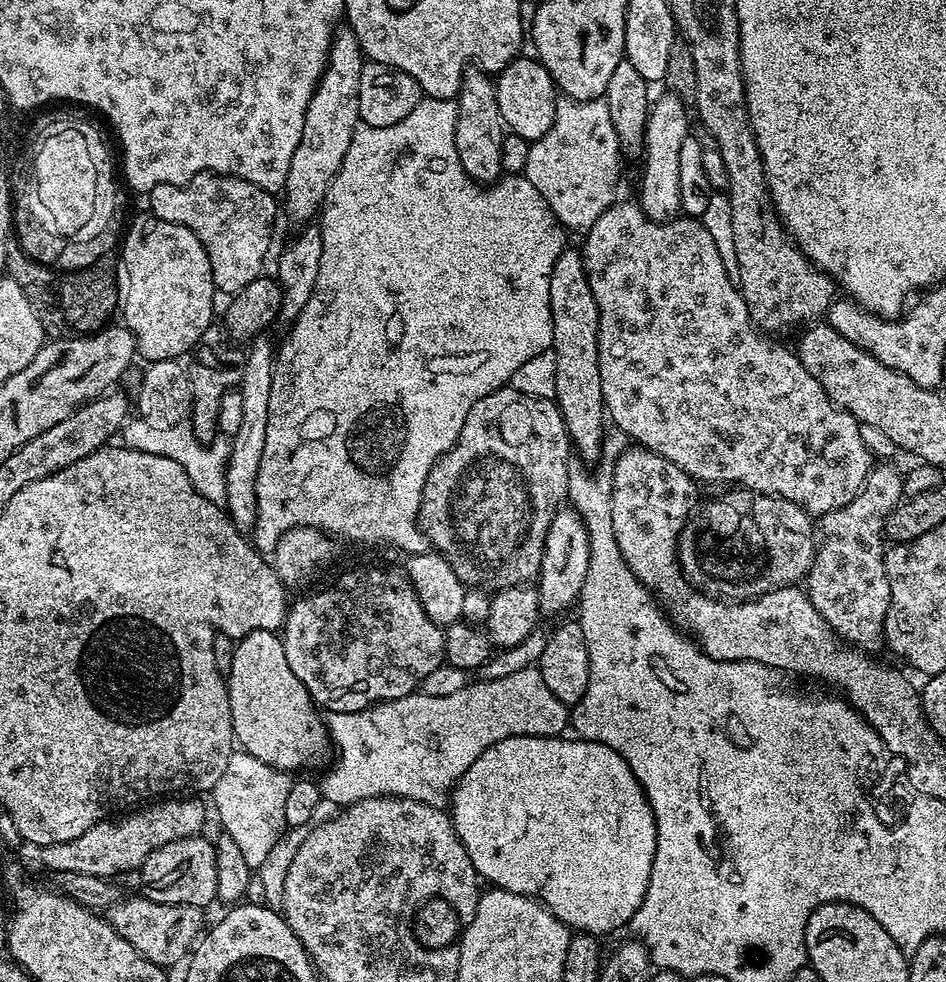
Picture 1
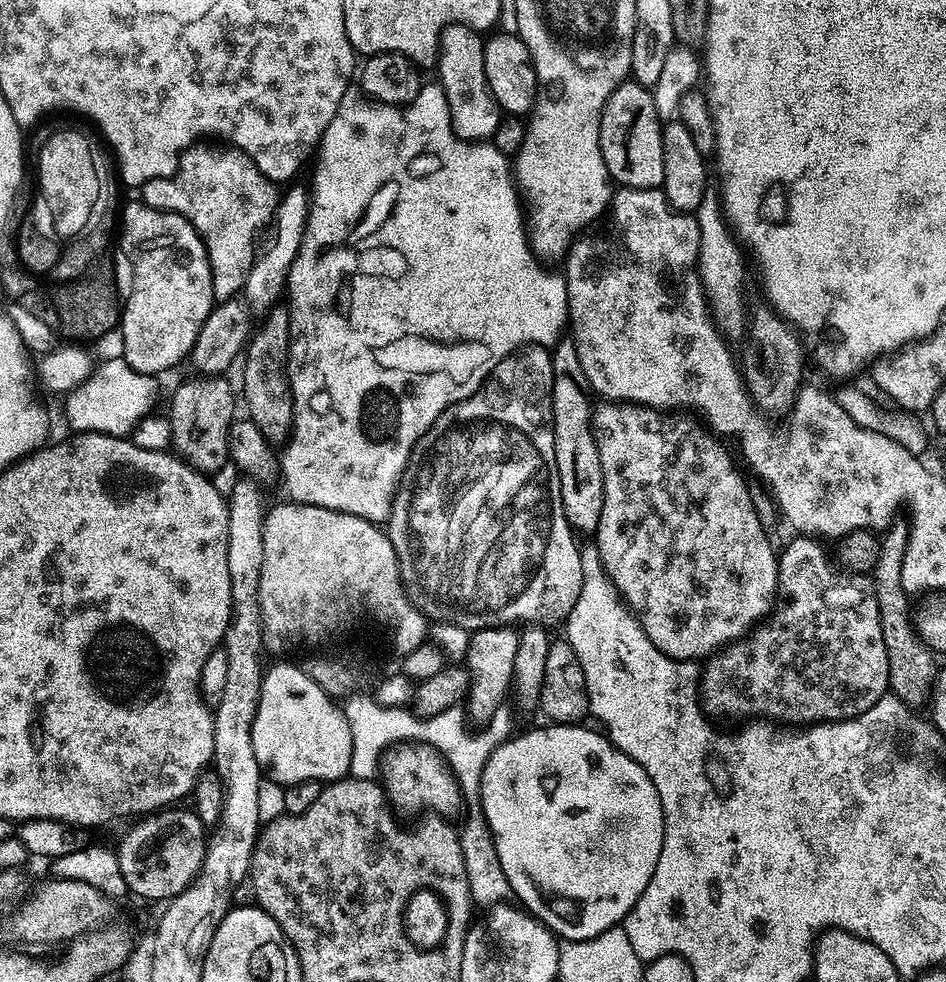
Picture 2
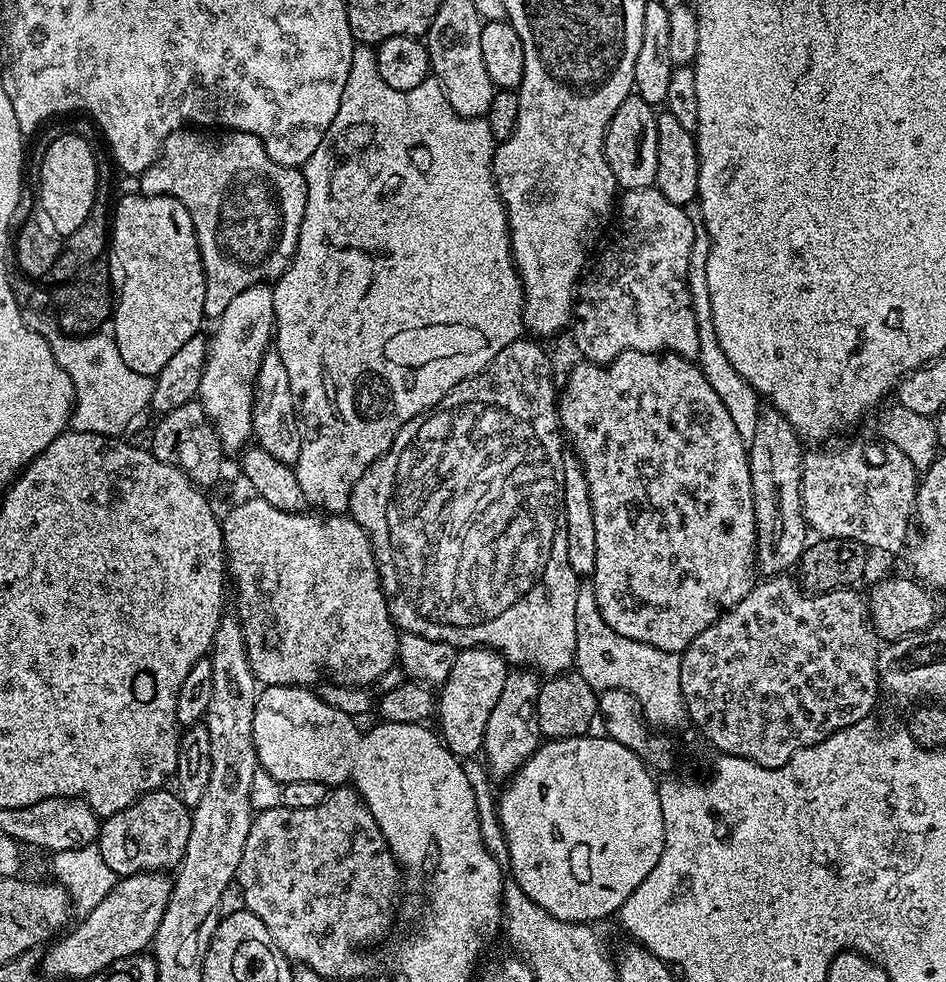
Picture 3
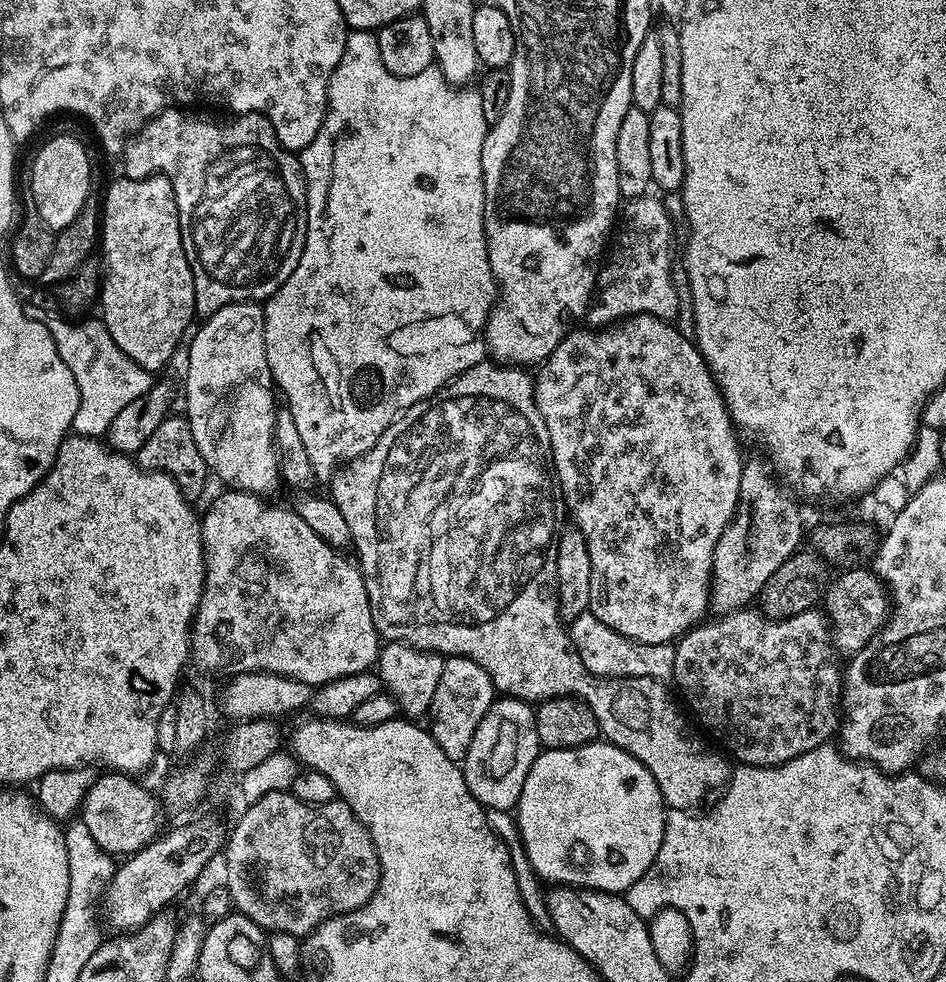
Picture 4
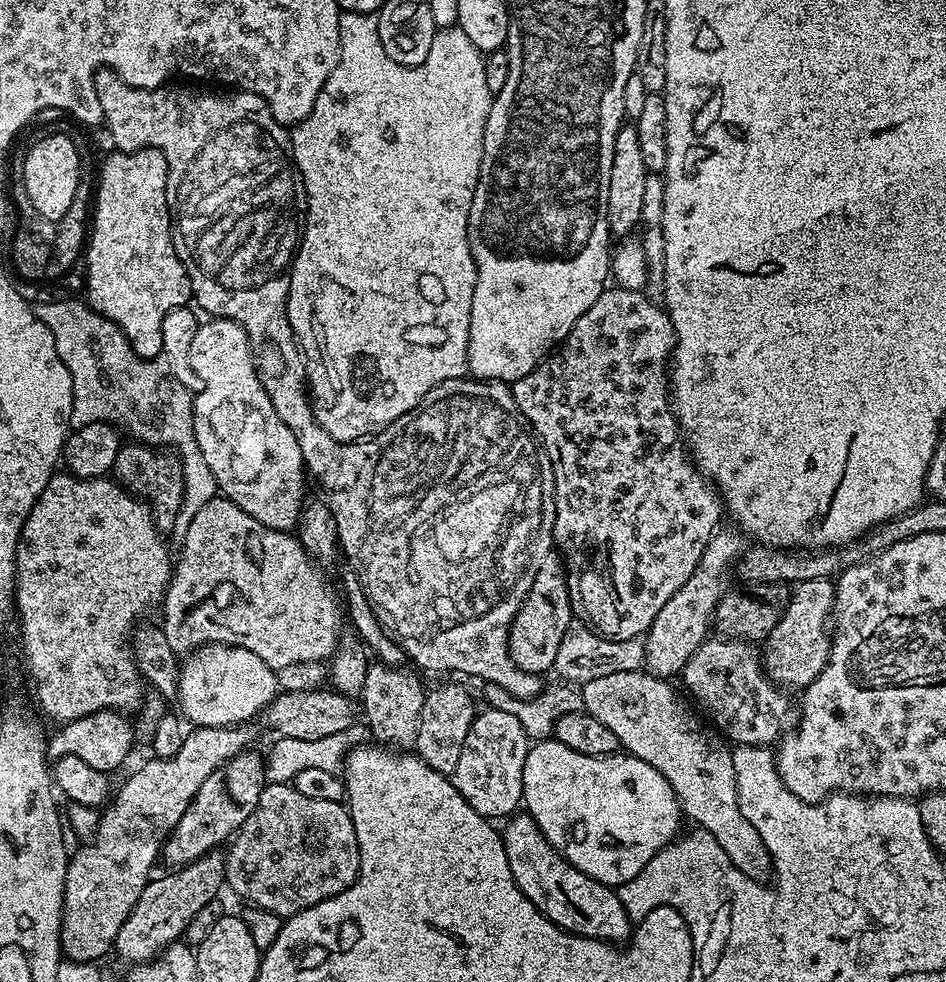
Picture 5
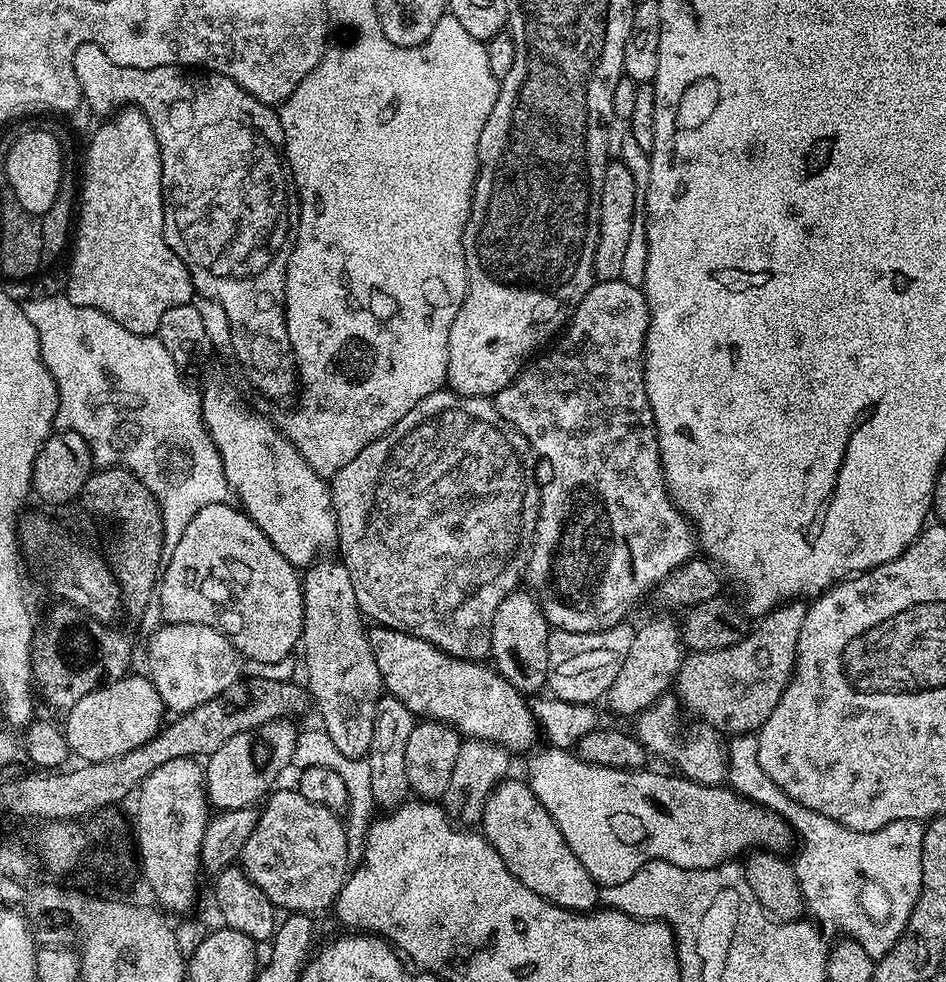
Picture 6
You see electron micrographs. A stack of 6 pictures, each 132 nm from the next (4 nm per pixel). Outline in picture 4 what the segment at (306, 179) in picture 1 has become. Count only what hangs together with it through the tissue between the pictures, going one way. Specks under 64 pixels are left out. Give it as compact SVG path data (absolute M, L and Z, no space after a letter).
M256 302L222 306L222 310L207 317L203 323L196 333L191 333L188 373L184 376L184 392L188 395L186 419L194 434L194 442L198 442L198 450L202 450L202 458L209 473L215 479L217 476L224 486L253 494L272 492L276 487L281 487L282 481L274 438L278 396L274 391L272 371L268 365L264 309Z

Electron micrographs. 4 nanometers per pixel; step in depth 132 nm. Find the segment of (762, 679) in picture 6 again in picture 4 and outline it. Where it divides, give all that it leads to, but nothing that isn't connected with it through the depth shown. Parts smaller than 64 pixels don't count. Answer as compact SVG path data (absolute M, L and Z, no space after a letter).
M867 567L849 568L841 571L840 576L831 581L824 593L822 611L830 625L834 637L834 648L837 653L860 652L876 636L890 611L890 596L879 576Z

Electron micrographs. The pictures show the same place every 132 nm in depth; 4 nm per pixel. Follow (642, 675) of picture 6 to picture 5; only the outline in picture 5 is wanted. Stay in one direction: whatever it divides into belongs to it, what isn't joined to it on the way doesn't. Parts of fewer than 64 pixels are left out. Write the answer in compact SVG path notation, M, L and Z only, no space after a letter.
M736 530L713 532L694 574L686 578L674 598L670 598L666 606L662 606L658 618L654 618L654 622L648 627L644 640L644 664L653 676L672 678L672 675L675 677L680 674L690 662L694 650L698 650L698 646L702 646L709 639L716 619L716 607L730 588L728 575L731 572L733 575L734 565L745 555L743 539L745 537Z

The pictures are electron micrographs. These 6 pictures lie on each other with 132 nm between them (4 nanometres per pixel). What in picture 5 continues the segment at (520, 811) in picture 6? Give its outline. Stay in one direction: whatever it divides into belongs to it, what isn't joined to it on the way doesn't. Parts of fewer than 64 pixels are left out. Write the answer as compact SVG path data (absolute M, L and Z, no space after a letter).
M516 814L505 824L508 825L502 828L502 835L510 874L514 874L518 890L534 902L542 915L576 936L609 942L624 942L631 937L633 921L629 920L619 895L609 885L582 874L562 852L550 846L546 834L542 834L532 816Z

